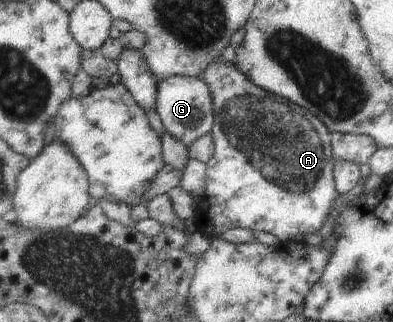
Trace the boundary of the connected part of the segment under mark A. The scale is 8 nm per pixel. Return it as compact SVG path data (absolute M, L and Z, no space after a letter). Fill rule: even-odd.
M224 58L210 62L202 79L210 88L214 104L214 155L207 163L207 184L195 208L198 232L223 237L230 229L264 231L287 242L309 236L324 227L339 195L334 175L333 134L305 107L266 91Z

